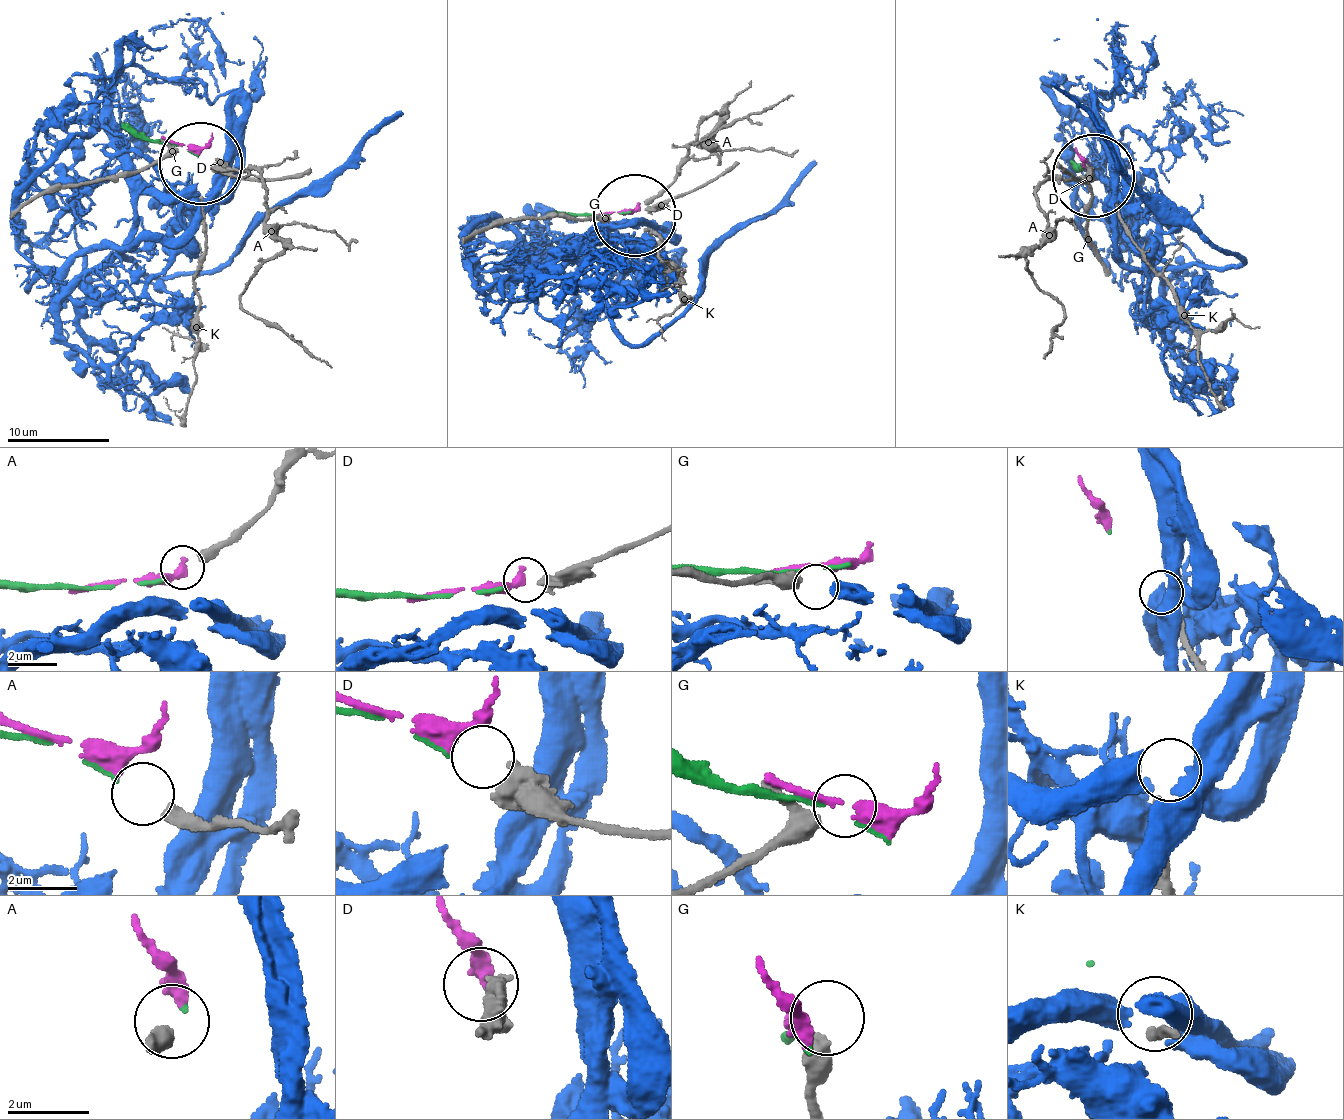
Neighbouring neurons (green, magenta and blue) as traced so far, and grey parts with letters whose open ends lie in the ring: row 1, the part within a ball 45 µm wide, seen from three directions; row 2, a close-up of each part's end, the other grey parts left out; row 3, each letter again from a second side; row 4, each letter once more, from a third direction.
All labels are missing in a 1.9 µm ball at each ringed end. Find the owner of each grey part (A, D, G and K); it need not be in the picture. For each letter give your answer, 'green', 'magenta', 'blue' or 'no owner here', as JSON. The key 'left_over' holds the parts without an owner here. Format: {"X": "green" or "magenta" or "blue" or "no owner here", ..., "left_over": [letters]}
{"A": "magenta", "D": "green", "G": "no owner here", "K": "no owner here", "left_over": ["G", "K"]}

